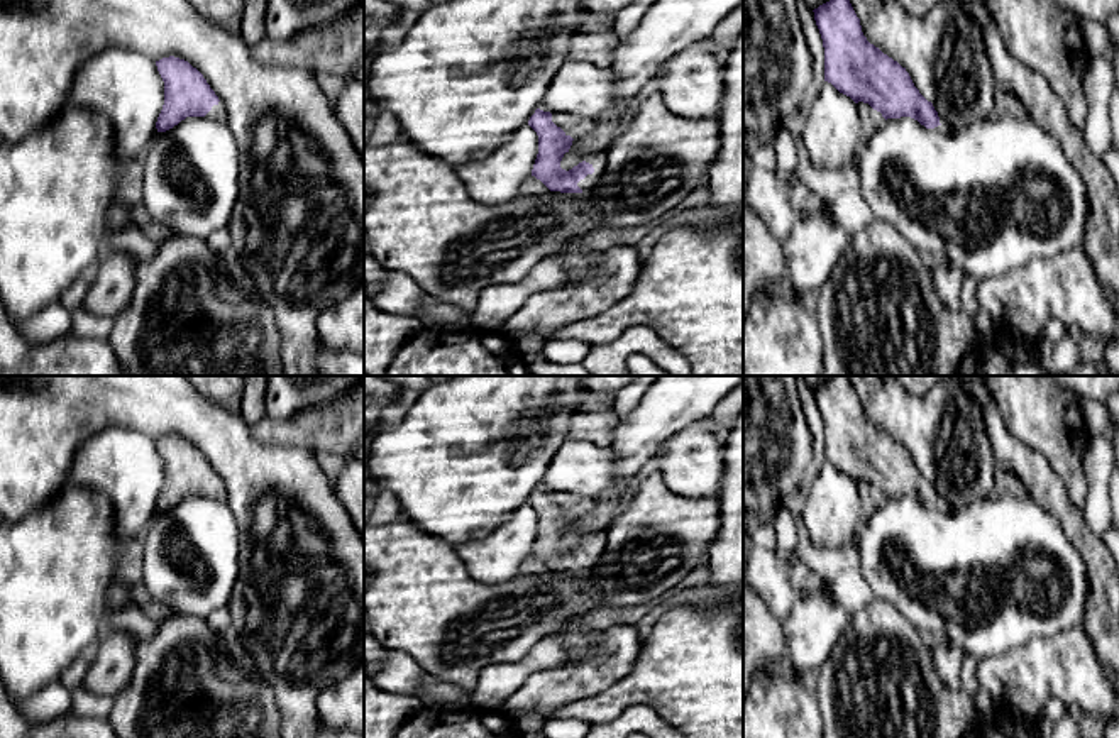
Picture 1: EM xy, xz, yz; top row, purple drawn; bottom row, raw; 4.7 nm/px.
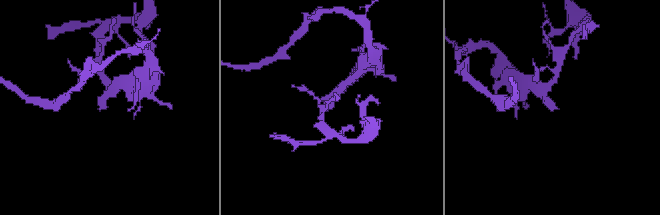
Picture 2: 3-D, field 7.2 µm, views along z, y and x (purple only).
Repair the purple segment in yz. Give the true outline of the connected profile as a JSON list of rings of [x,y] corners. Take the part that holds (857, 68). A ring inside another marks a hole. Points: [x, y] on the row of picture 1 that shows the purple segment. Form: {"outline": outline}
{"outline": [[[830,0],[813,12],[824,47],[824,81],[855,103],[868,103],[885,120],[911,117],[926,129],[941,125],[933,103],[919,93],[906,68],[867,41],[850,0]]]}

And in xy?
{"outline": [[[169,56],[156,61],[164,81],[164,105],[157,117],[157,132],[166,132],[186,117],[227,122],[227,108],[203,74],[188,61]]]}

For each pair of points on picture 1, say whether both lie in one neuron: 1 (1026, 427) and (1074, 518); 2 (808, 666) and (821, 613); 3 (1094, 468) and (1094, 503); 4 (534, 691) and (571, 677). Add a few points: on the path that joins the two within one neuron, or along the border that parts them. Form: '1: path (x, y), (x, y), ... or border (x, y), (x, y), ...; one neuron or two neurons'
1: border (1008, 432), (1036, 451), (1065, 486); two neurons
2: path (808, 652), (808, 638), (813, 627); one neuron
3: path (1096, 476), (1096, 495); one neuron
4: path (542, 691), (562, 684); one neuron

